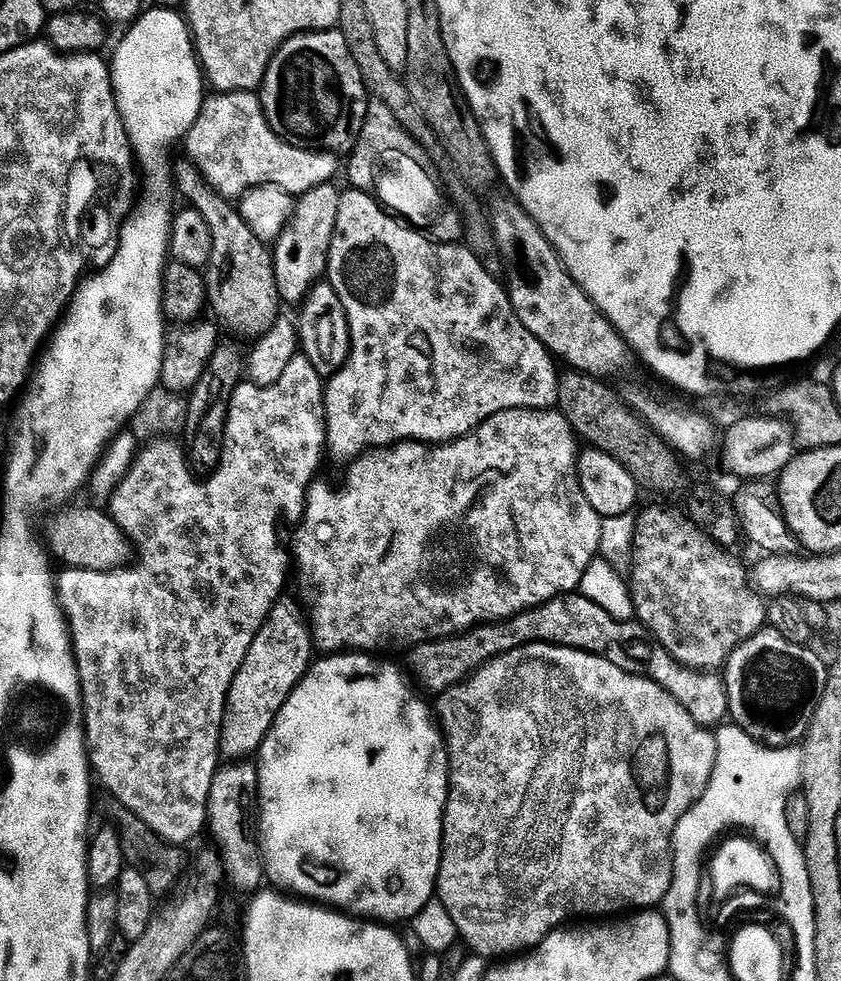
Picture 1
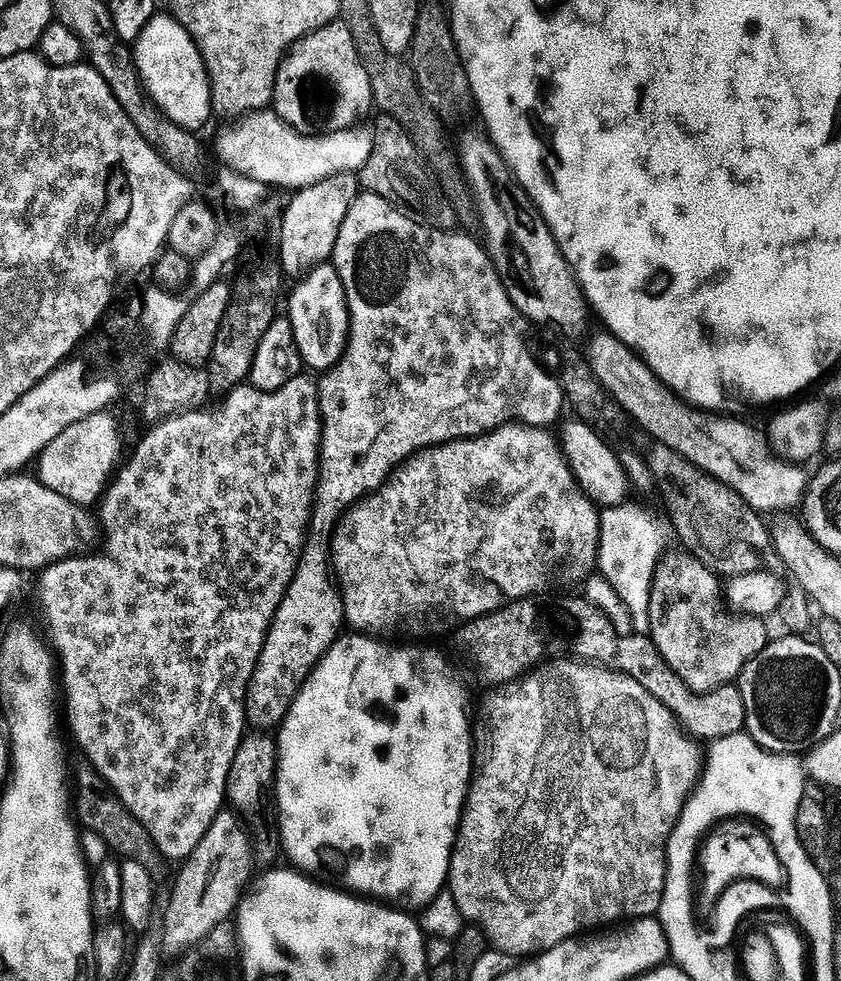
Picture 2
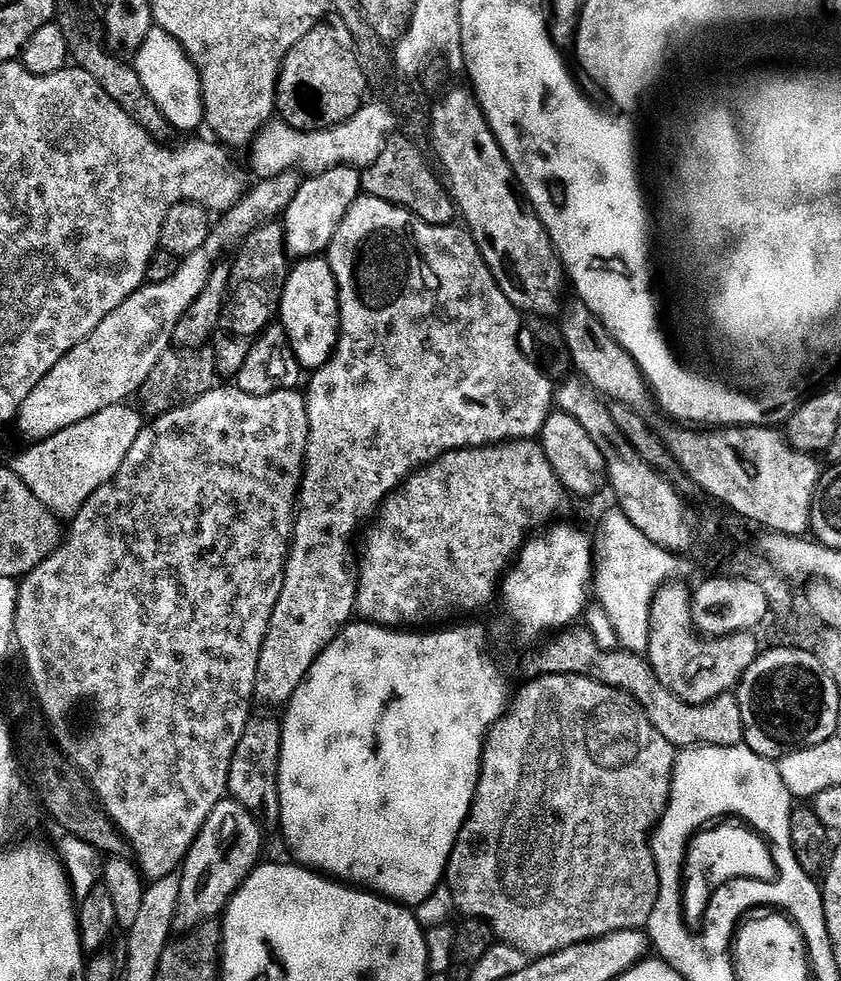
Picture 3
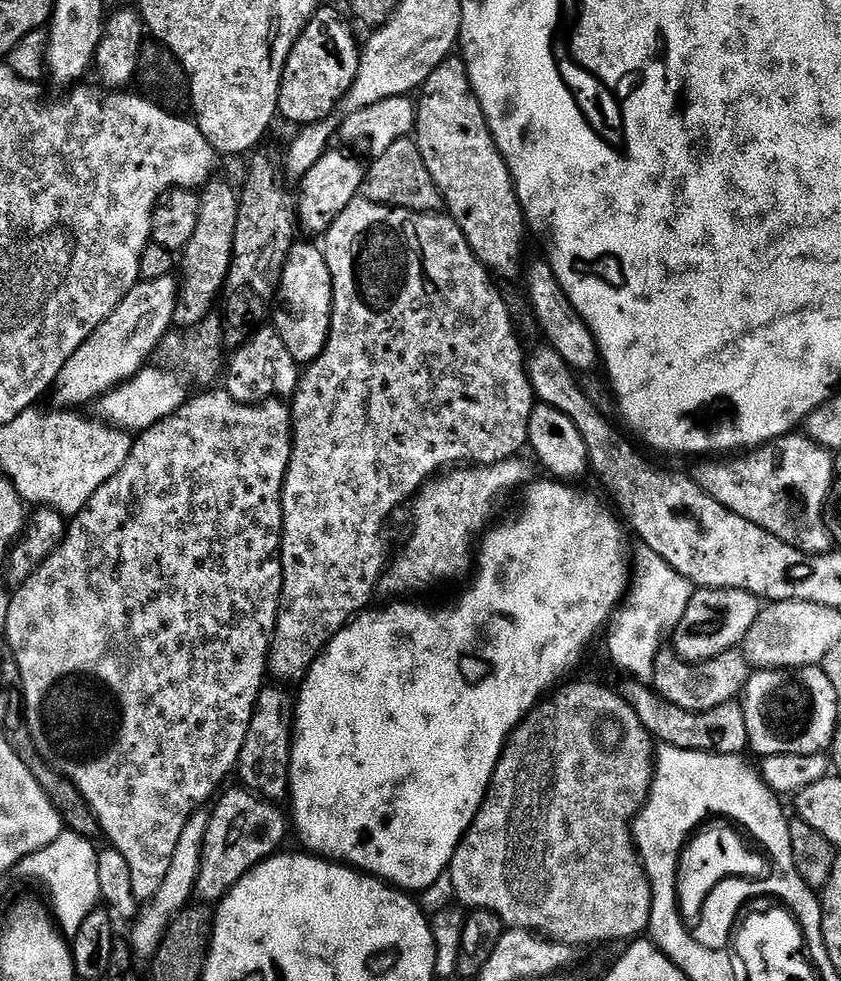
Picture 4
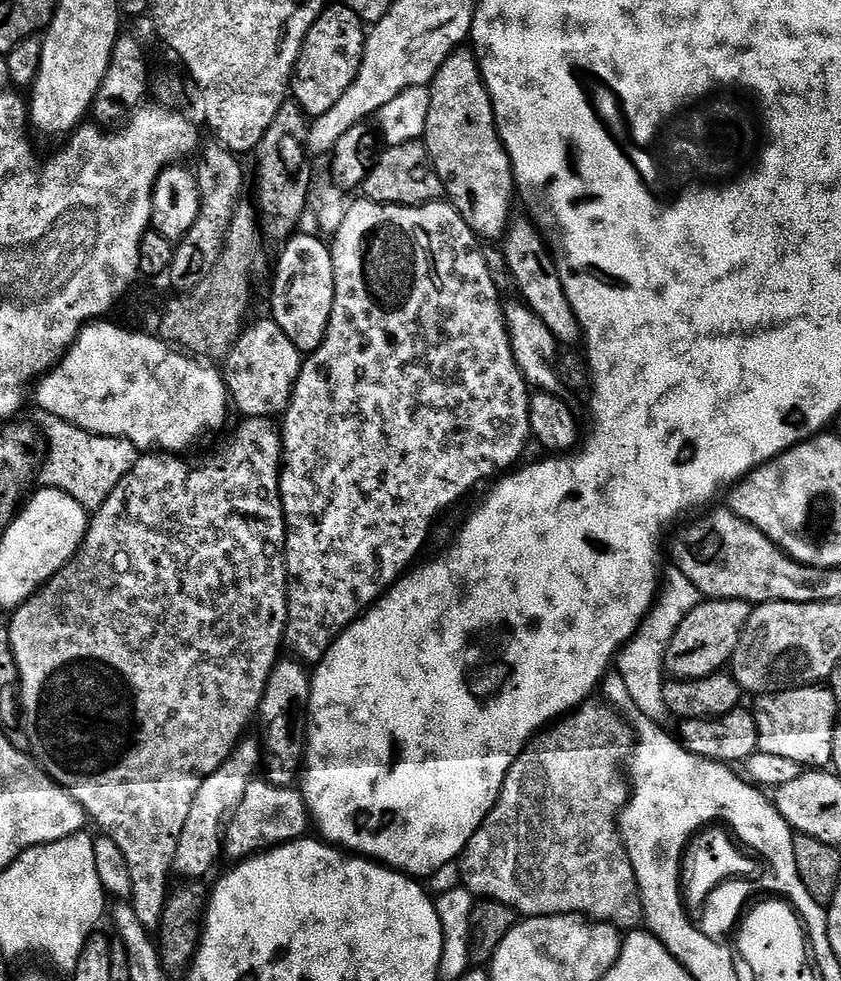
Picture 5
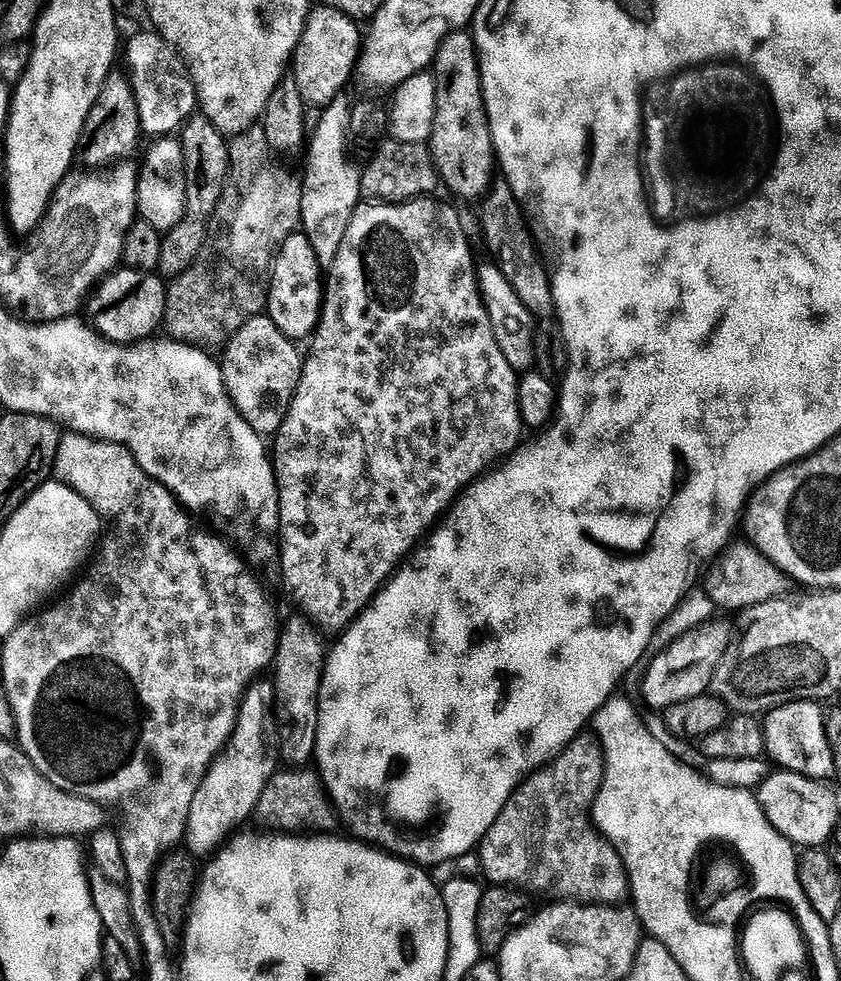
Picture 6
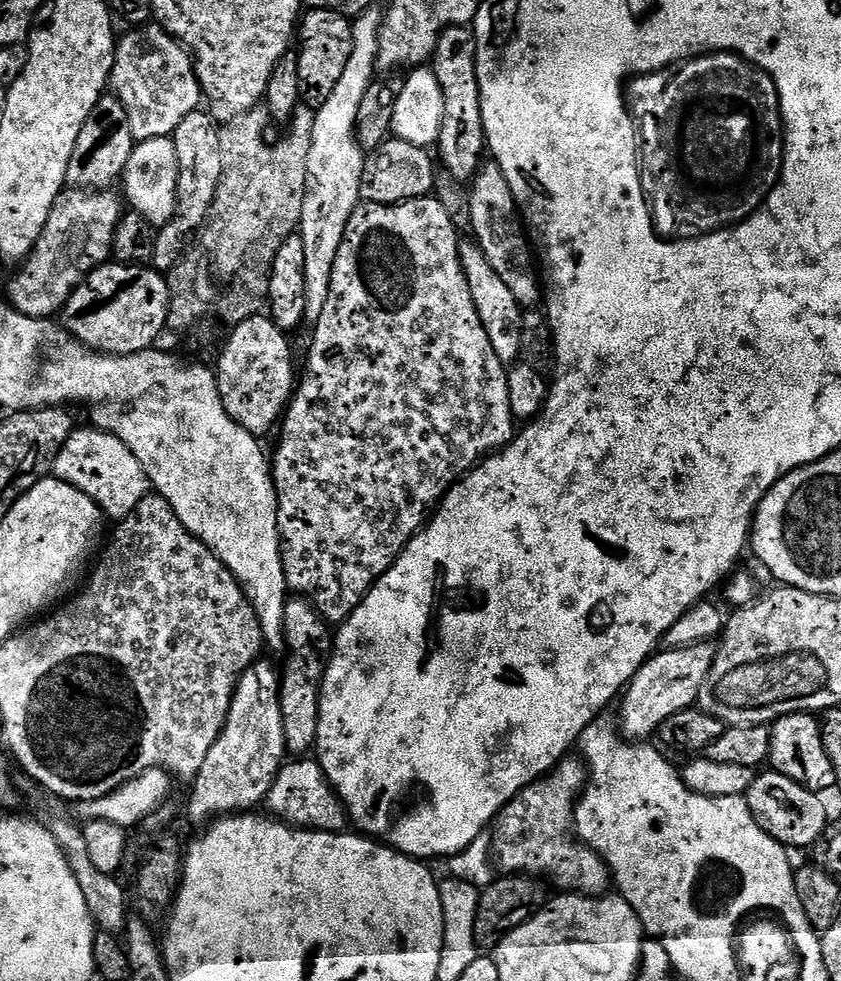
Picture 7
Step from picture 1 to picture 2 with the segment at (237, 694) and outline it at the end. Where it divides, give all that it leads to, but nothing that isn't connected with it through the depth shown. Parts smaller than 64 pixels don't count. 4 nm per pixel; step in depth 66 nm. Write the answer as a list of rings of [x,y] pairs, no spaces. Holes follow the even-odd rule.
[[[301,571],[278,606],[276,616],[268,628],[268,636],[264,639],[264,649],[260,651],[256,668],[246,688],[248,720],[256,727],[253,729],[275,729],[287,716],[300,685],[338,639],[336,616],[338,620],[337,609],[336,612],[332,609],[319,574]]]

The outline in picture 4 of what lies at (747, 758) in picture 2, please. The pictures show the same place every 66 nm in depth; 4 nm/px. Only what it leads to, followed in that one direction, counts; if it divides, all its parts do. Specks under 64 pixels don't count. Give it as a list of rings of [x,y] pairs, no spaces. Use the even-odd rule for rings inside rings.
[[[664,746],[655,753],[652,787],[643,808],[631,821],[630,831],[641,861],[652,860],[656,868],[664,858],[670,866],[670,856],[676,855],[674,862],[680,862],[684,844],[692,836],[700,836],[700,818],[714,816],[714,812],[738,814],[746,824],[754,818],[754,832],[762,836],[766,824],[774,826],[776,820],[786,819],[786,812],[780,809],[778,801],[777,794],[740,756],[716,756],[712,752]]]

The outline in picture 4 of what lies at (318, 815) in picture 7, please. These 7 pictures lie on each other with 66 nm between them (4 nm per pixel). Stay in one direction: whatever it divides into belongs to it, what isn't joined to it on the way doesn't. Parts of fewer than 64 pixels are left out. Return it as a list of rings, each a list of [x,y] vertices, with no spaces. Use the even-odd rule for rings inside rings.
[[[232,788],[210,812],[208,829],[205,831],[204,849],[201,850],[201,866],[197,870],[195,895],[204,900],[219,902],[224,895],[245,875],[257,868],[269,856],[281,851],[280,843],[290,832],[290,820],[275,808],[271,799],[259,800],[244,788]]]

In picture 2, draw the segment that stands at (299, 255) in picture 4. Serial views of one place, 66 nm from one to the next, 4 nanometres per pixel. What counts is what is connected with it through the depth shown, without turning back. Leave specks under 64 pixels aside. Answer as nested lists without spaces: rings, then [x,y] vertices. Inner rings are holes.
[[[327,262],[318,265],[296,285],[288,300],[286,319],[292,327],[303,367],[313,368],[316,374],[329,372],[344,357],[348,347],[348,303],[342,280],[336,267]]]

